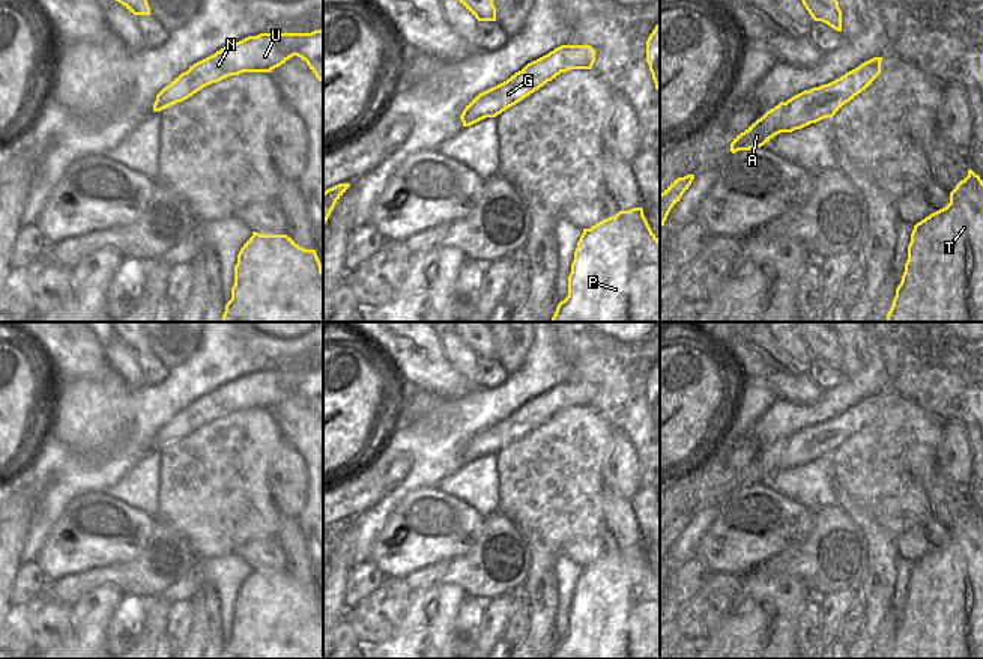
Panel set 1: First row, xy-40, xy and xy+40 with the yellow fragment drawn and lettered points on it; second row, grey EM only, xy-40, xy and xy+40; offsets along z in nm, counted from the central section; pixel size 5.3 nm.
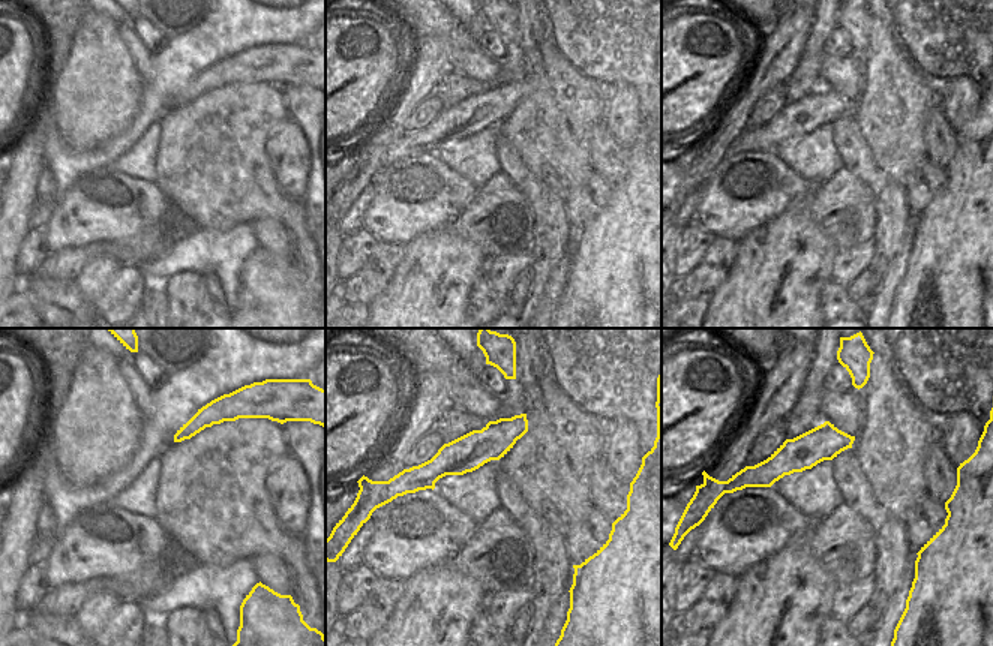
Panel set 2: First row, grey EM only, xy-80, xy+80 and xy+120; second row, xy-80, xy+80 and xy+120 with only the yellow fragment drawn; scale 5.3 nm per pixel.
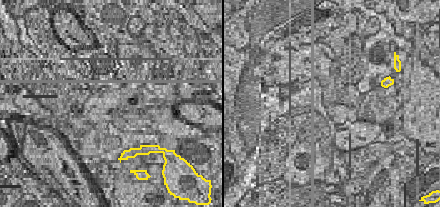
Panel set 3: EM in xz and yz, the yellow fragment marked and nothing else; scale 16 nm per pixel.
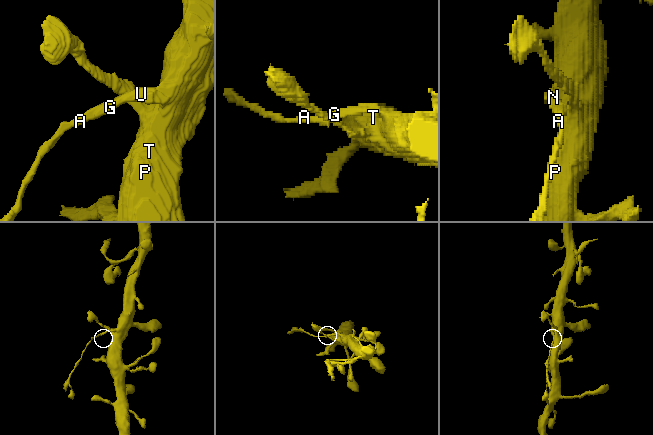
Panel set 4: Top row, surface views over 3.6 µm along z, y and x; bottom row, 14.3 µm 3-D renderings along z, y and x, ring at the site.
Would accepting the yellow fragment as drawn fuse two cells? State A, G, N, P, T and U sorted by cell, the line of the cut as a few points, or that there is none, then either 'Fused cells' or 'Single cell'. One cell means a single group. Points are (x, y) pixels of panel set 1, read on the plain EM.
Groups: A G / N P T U. Split along xy (522, 406), (523, 413), (538, 413), (546, 419). Fused cells.

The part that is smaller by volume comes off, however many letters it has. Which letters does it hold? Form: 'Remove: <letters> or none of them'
Remove: A, G.

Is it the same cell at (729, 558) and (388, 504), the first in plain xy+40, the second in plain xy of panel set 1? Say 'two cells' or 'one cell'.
two cells

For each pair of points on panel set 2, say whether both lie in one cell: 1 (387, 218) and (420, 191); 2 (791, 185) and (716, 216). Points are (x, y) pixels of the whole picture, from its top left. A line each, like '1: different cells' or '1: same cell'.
1: same cell
2: same cell

